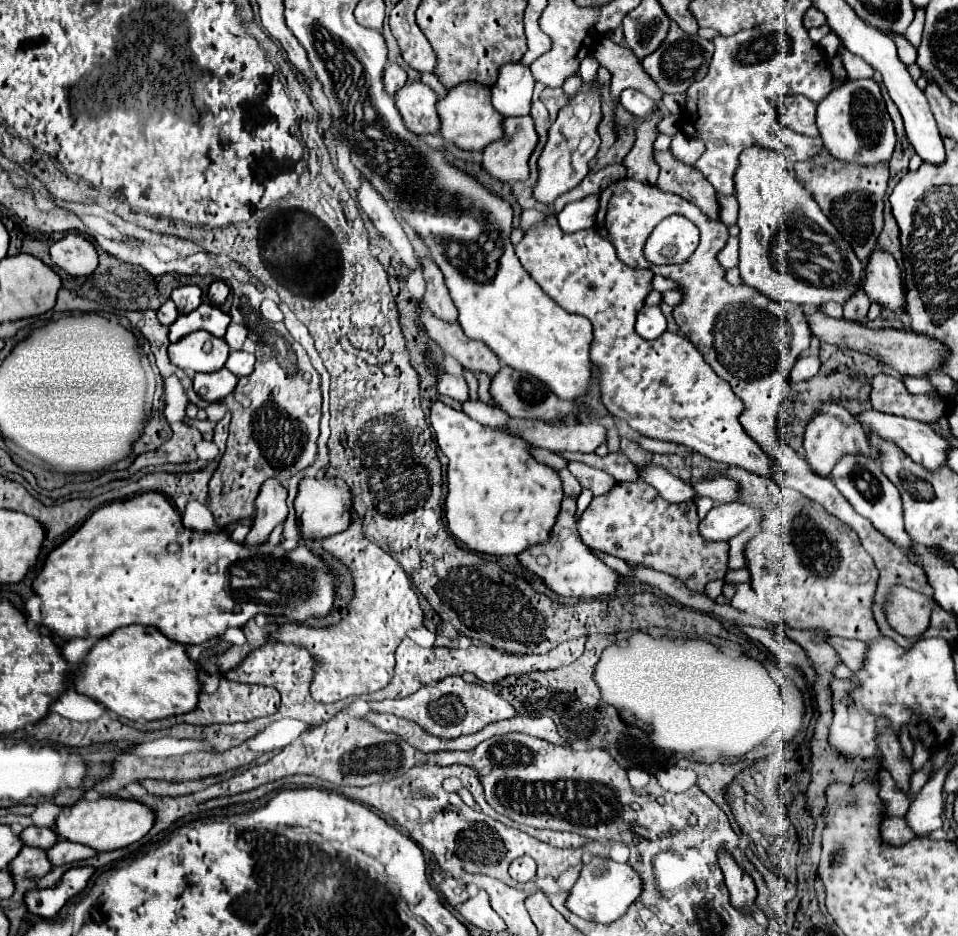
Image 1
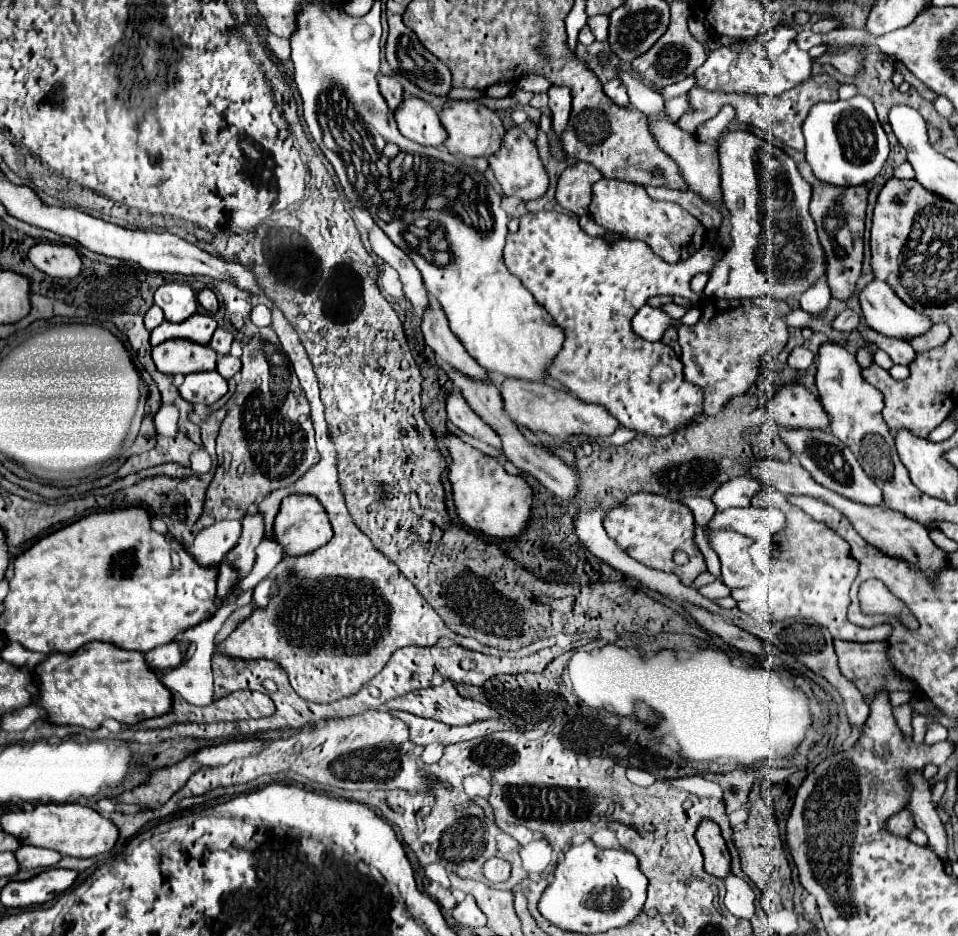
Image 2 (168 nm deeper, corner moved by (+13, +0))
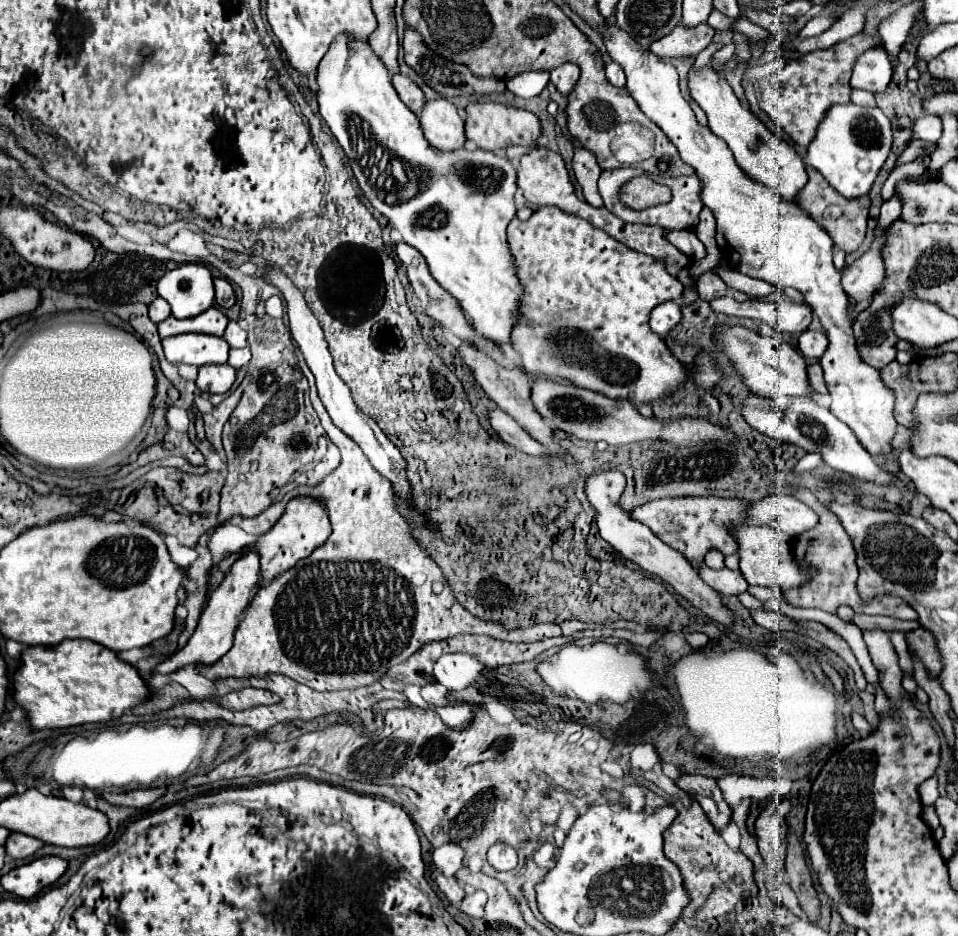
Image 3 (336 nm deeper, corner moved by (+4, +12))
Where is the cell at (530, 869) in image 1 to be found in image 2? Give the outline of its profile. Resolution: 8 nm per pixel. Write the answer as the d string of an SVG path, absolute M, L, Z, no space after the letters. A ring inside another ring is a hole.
M494 857L494 859L488 859L484 863L484 875L486 879L490 879L492 883L498 883L498 881L506 881L510 877L510 863L500 859L500 857Z

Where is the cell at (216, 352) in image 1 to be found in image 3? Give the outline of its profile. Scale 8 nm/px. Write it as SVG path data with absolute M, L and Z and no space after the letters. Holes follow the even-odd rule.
M187 333L173 335L163 339L165 357L171 363L187 363L187 365L221 365L227 363L229 345L223 337L203 335L203 333Z

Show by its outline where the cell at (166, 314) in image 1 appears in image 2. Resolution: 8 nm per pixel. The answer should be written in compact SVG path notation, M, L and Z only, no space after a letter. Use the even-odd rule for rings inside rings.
M152 305L152 307L146 311L146 315L144 315L144 325L146 325L148 331L152 331L154 327L158 327L162 321L164 321L164 315L160 313L158 305Z

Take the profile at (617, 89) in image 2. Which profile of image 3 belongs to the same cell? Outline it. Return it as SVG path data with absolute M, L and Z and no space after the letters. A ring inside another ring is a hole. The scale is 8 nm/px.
M609 63L605 69L607 69L607 79L609 79L609 83L613 83L615 87L625 87L625 73L623 73L621 65Z

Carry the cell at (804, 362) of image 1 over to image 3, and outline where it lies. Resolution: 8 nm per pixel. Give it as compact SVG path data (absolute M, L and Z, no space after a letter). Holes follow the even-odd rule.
M805 331L799 337L799 349L809 359L819 359L827 347L827 337L821 331Z

